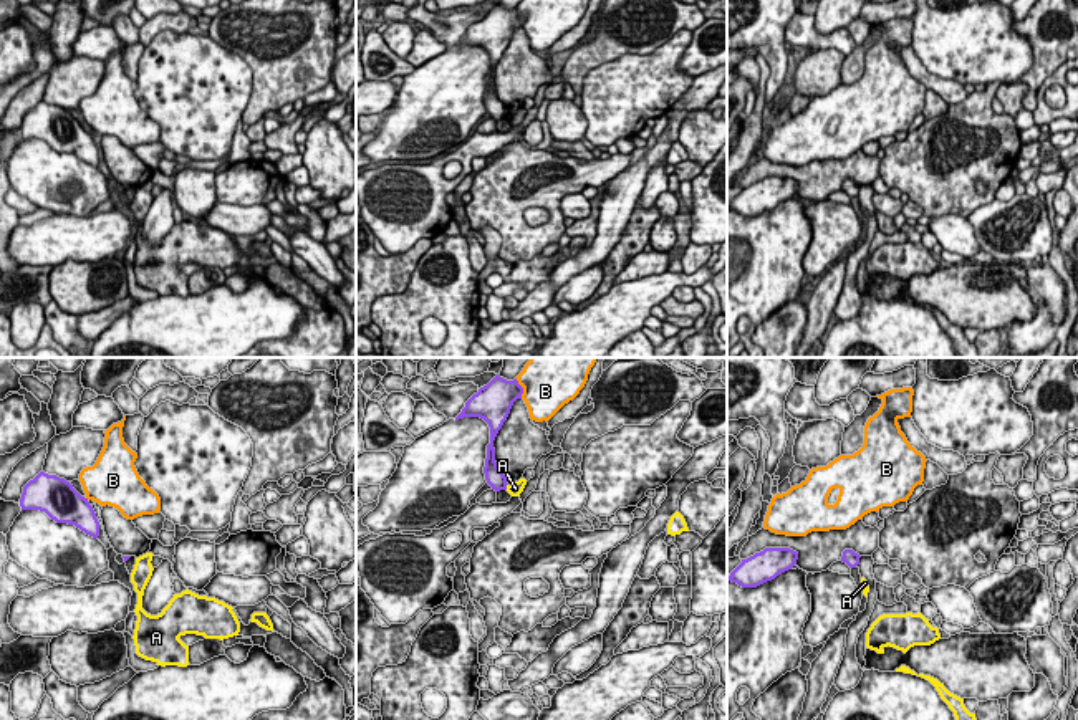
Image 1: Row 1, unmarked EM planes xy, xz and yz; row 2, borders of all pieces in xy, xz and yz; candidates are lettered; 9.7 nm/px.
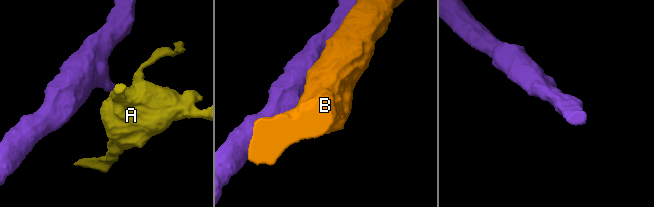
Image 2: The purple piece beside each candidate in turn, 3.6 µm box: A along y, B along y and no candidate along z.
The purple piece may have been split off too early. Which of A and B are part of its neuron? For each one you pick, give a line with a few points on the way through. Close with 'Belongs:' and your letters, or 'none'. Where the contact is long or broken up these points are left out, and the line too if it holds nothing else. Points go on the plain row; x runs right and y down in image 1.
Belongs: none

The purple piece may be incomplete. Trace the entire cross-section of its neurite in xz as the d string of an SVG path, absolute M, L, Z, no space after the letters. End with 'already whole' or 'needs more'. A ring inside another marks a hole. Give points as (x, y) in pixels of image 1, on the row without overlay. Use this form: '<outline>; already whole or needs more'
M498 3L484 17L479 18L467 31L455 50L464 46L480 46L490 56L490 73L487 74L485 109L492 119L507 119L507 106L498 99L495 91L493 70L507 50L510 38L517 28L522 28L523 17L517 8L507 10Z; already whole

